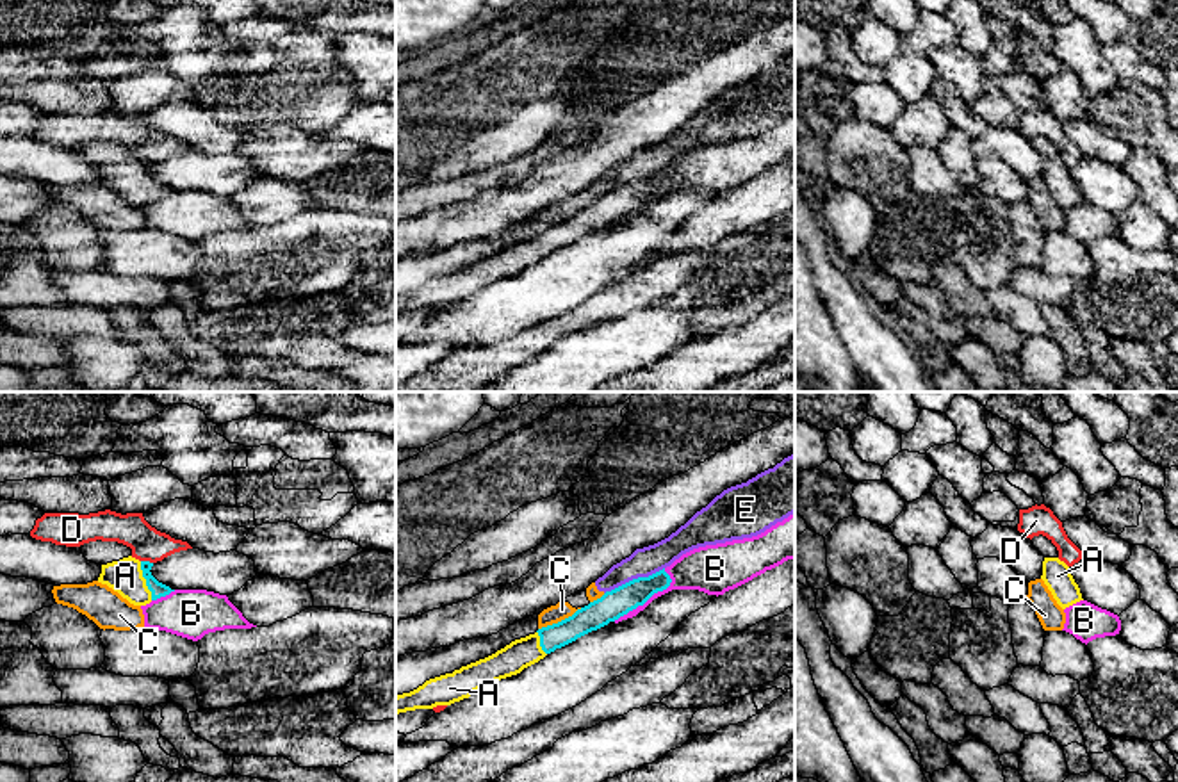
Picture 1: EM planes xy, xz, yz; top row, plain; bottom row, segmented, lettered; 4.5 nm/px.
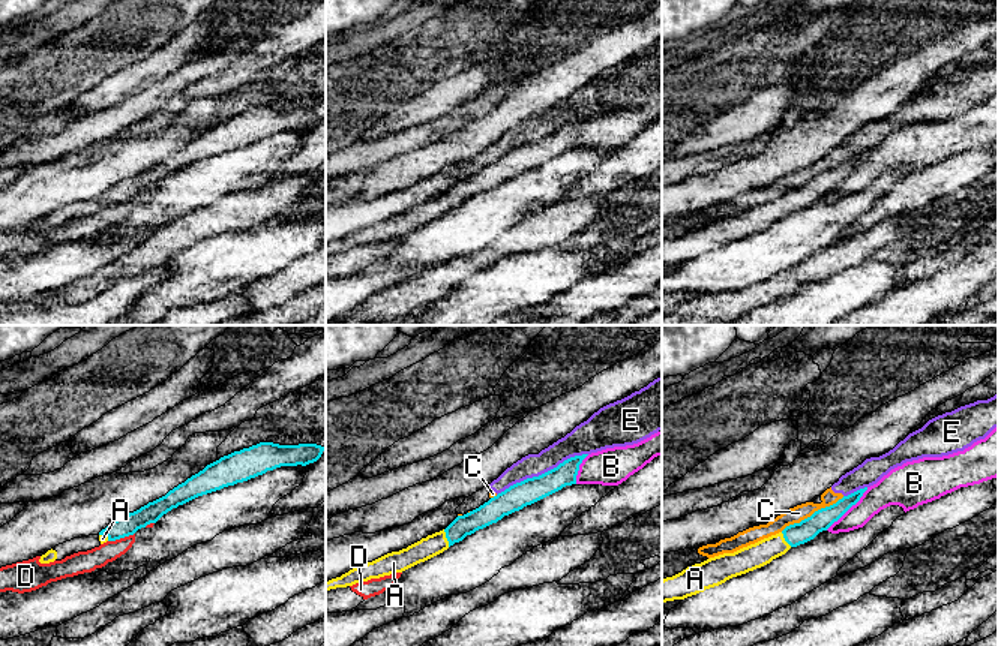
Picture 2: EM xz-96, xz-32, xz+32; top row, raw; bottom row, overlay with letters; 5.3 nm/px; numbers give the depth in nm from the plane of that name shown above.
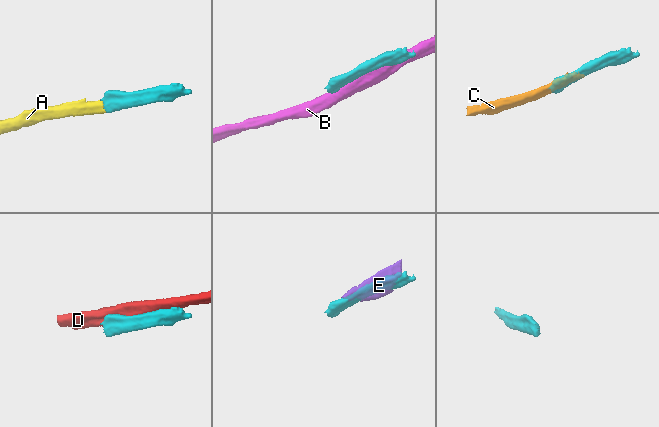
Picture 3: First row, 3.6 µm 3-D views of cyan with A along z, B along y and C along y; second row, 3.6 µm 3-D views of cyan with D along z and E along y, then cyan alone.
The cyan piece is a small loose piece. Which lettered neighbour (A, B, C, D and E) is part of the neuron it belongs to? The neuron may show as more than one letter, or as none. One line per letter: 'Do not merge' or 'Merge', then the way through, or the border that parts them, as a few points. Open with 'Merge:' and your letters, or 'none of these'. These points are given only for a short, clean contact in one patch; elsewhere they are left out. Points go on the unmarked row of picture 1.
Merge: A
A: Merge. Path across: xy (157, 189), (147, 182), (134, 182), (125, 177)
B: Do not merge
C: Do not merge. Boundary: xz (581, 209), (539, 230)
D: Do not merge
E: Do not merge

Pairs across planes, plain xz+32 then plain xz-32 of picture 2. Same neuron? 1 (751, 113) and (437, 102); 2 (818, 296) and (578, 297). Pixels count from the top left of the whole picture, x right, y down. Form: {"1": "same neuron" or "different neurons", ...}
{"1": "same neuron", "2": "different neurons"}

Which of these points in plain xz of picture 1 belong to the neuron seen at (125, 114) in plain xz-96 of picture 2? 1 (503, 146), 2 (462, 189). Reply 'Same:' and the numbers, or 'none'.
Same: 2

